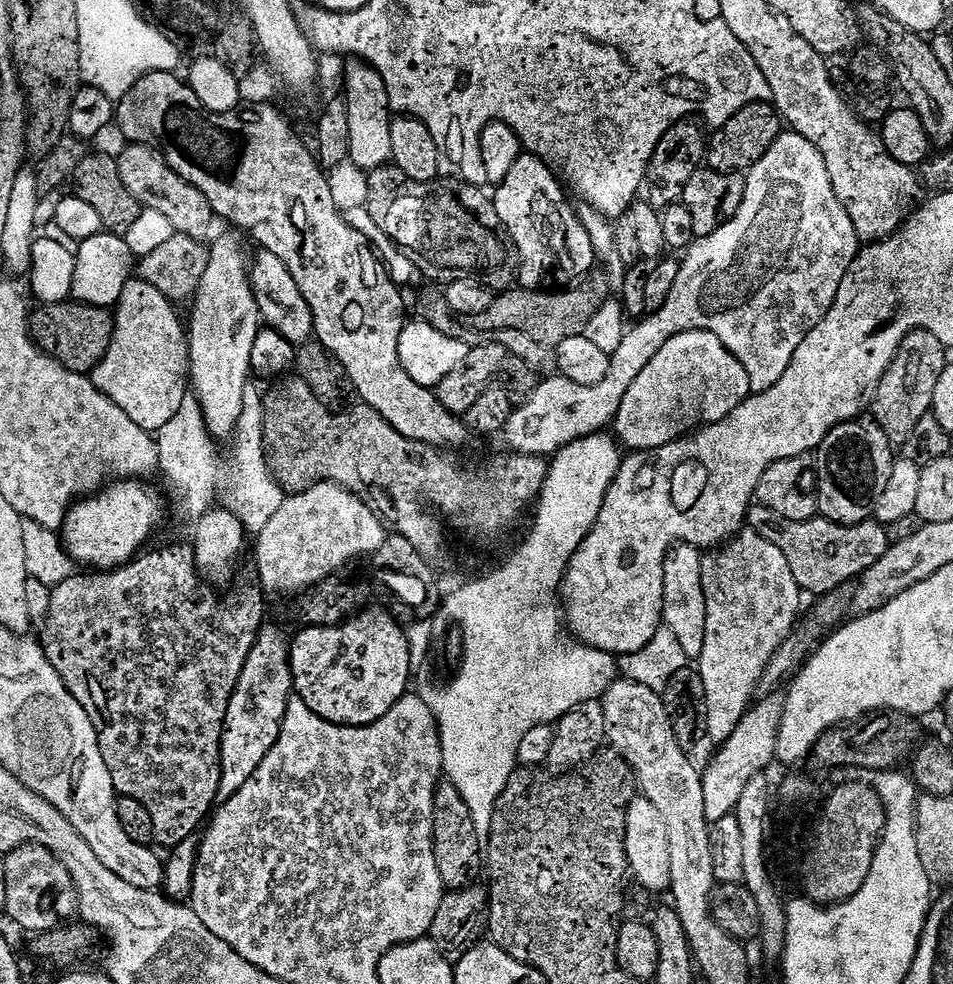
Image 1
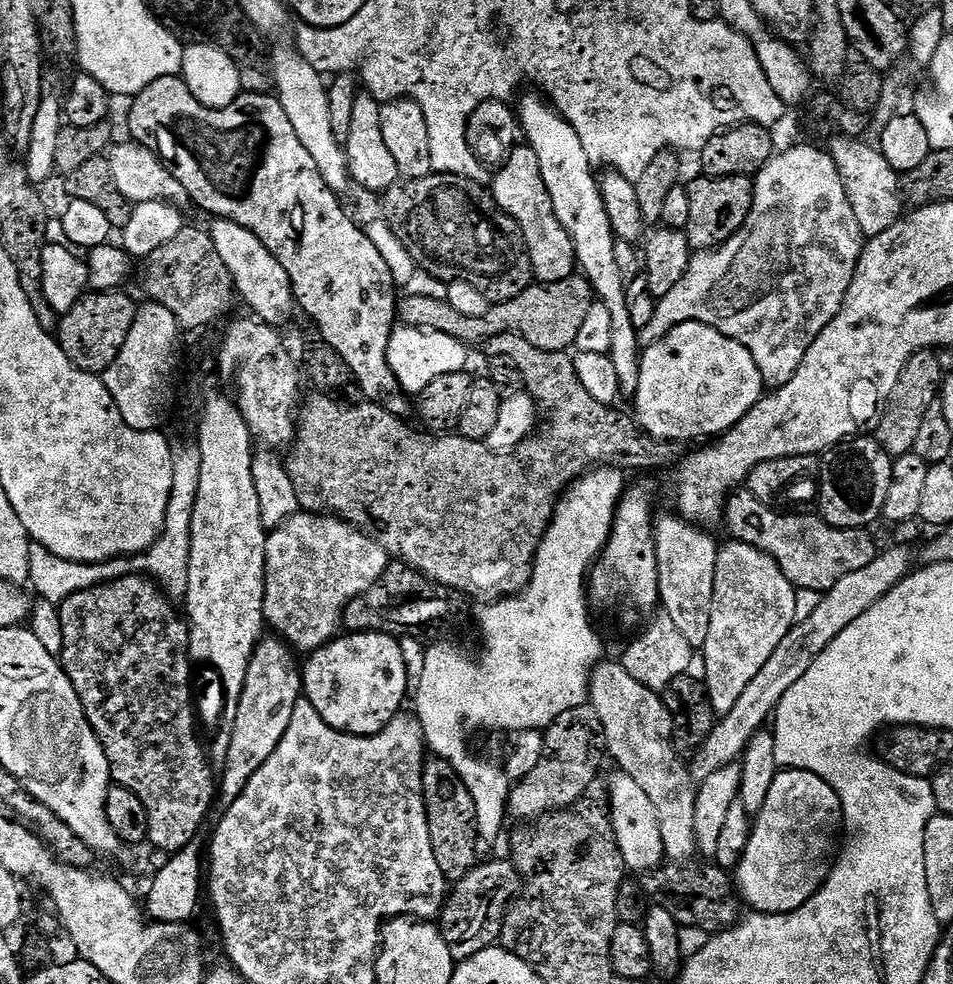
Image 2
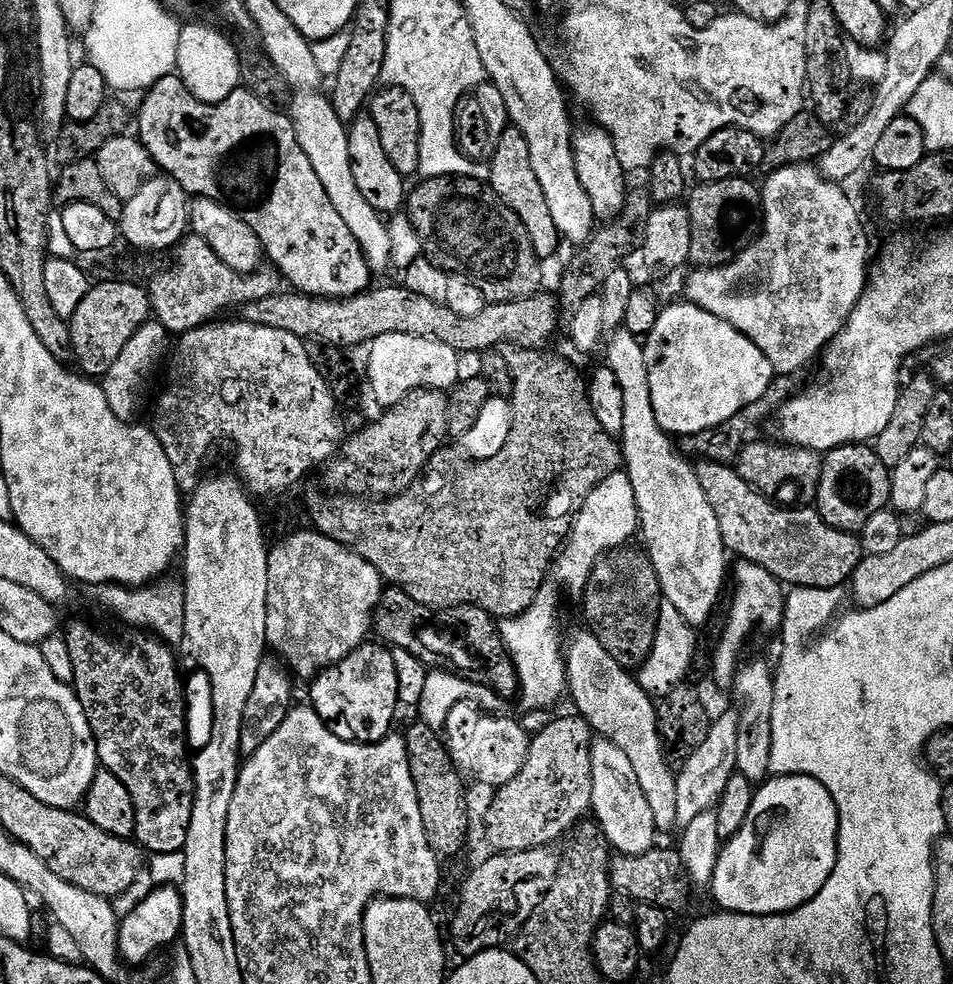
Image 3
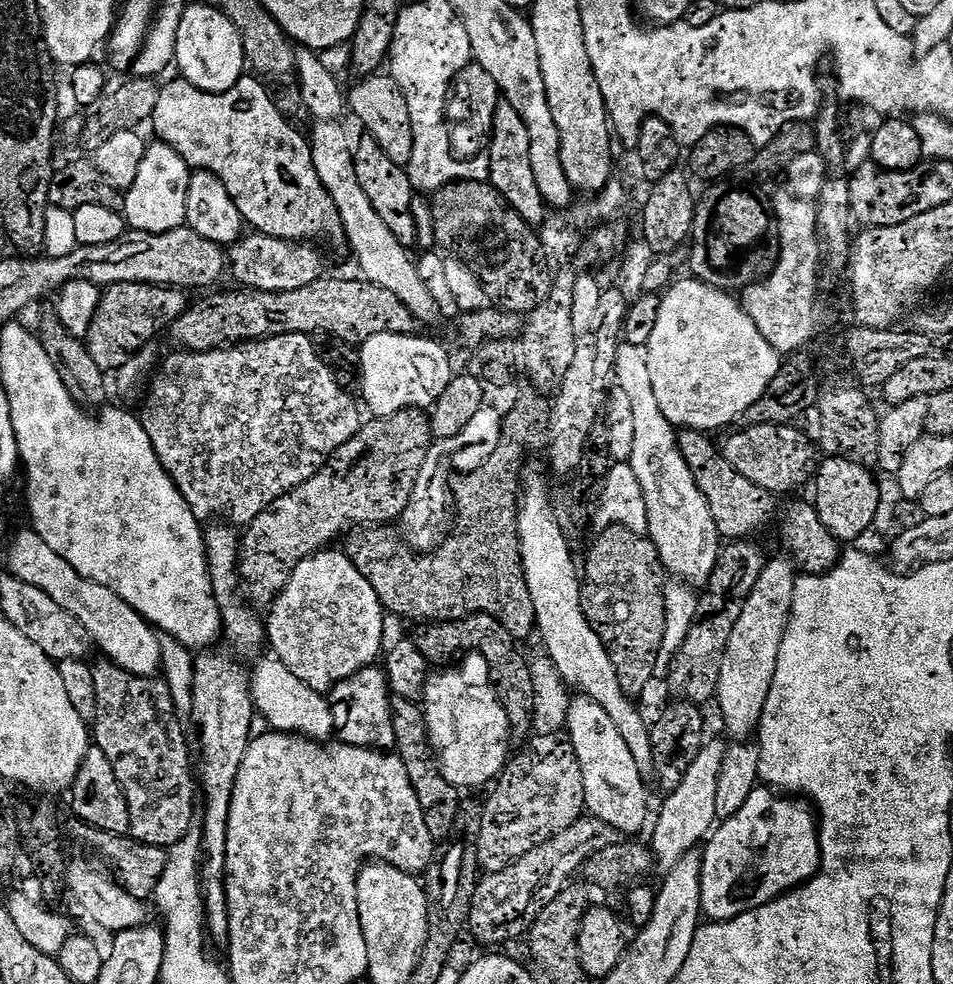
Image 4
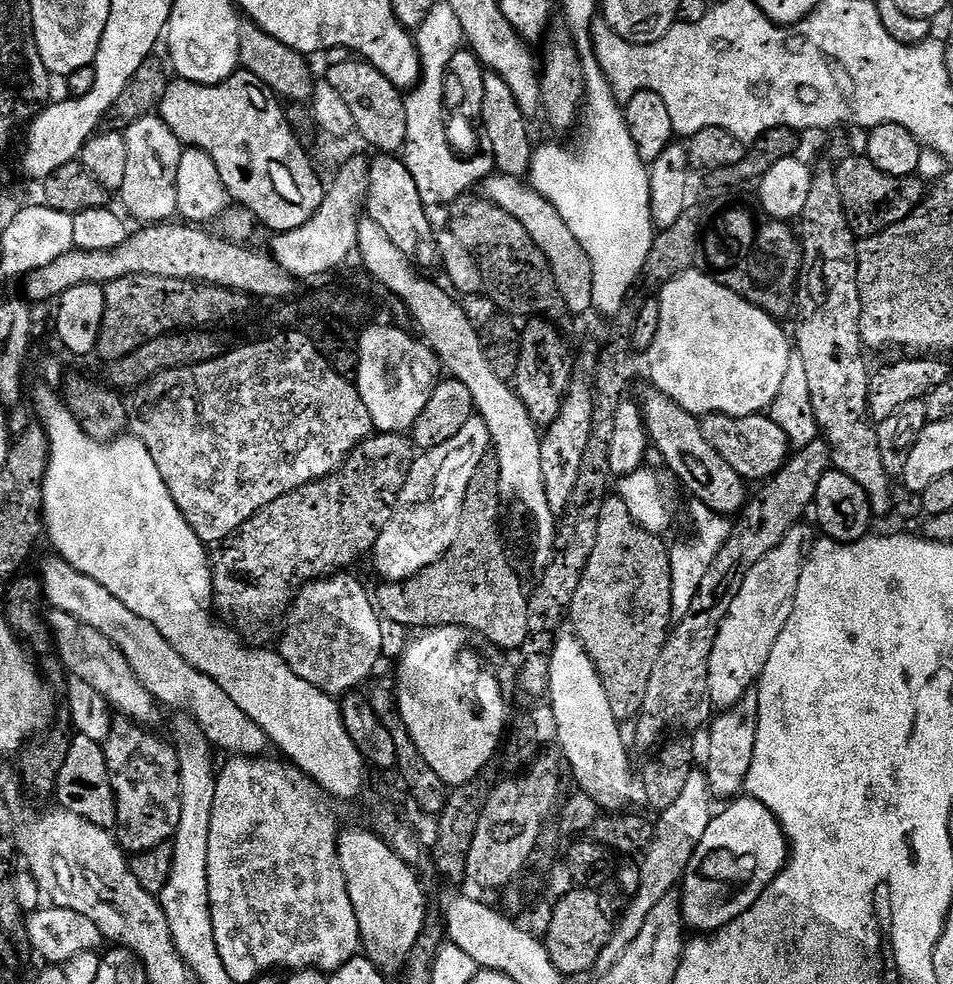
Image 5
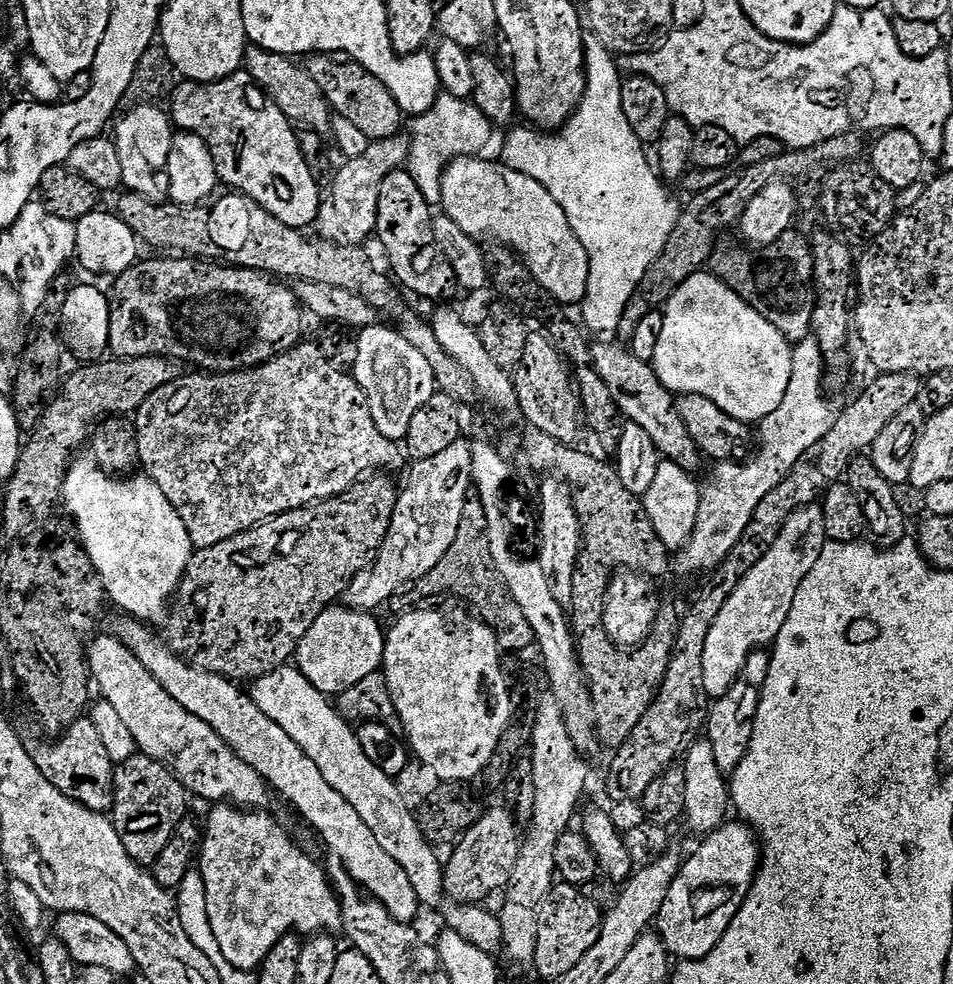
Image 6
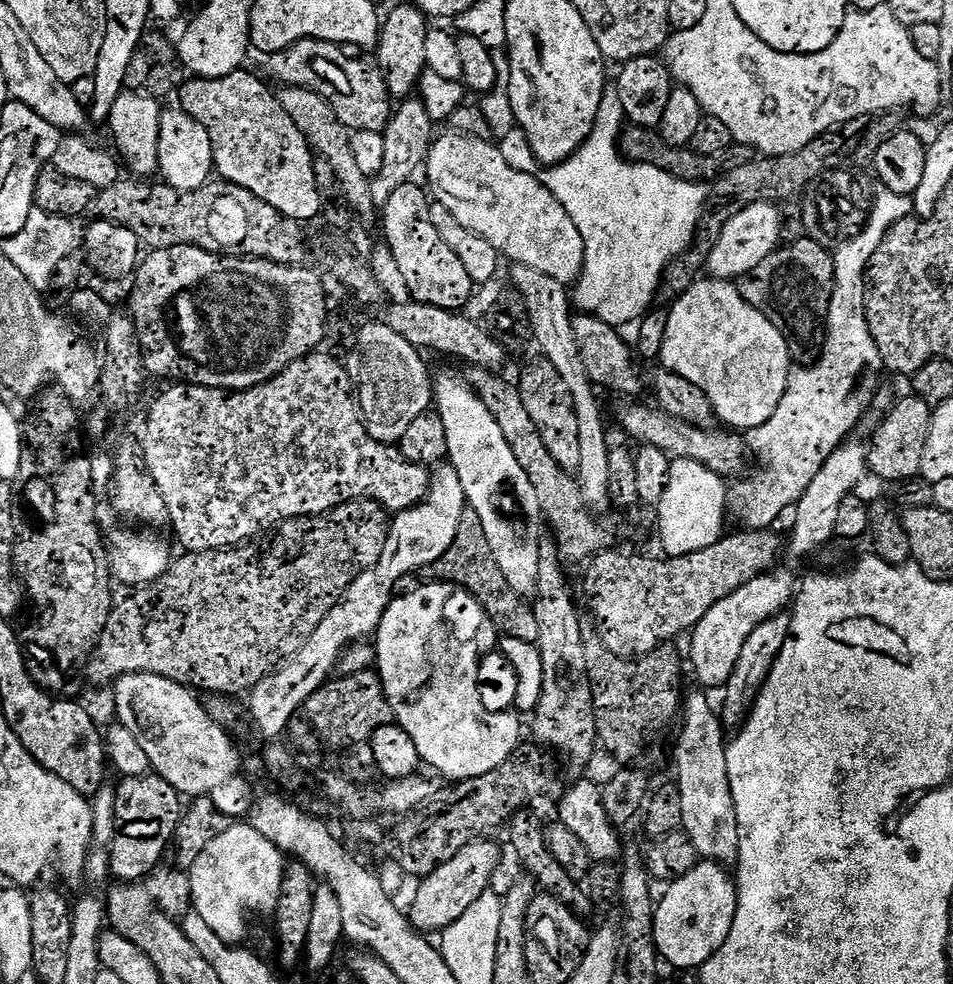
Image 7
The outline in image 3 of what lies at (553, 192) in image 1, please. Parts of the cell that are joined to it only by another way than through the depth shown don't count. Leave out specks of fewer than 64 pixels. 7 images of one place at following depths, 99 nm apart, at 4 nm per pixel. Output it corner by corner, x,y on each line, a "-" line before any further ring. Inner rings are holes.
511,126
502,134
498,142
498,150
494,150
490,161
492,180
490,186
518,214
518,218
526,226
530,234
530,242
540,257
548,258
560,248
562,237
558,226
554,226
554,218
550,214
550,205
546,202
546,194
542,194
542,186
538,186
538,174
534,174
534,166
530,163
530,146
518,129

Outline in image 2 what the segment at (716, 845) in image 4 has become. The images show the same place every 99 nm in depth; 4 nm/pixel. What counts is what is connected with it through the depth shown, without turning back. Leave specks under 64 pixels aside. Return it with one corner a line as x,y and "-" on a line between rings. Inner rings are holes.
801,768
777,772
774,786
770,786
770,794
766,794
766,802
762,802
762,810
755,813
740,864
734,869
735,886
743,903
757,912
793,912
810,902
833,867
836,839
842,836
843,822
842,802
821,776

